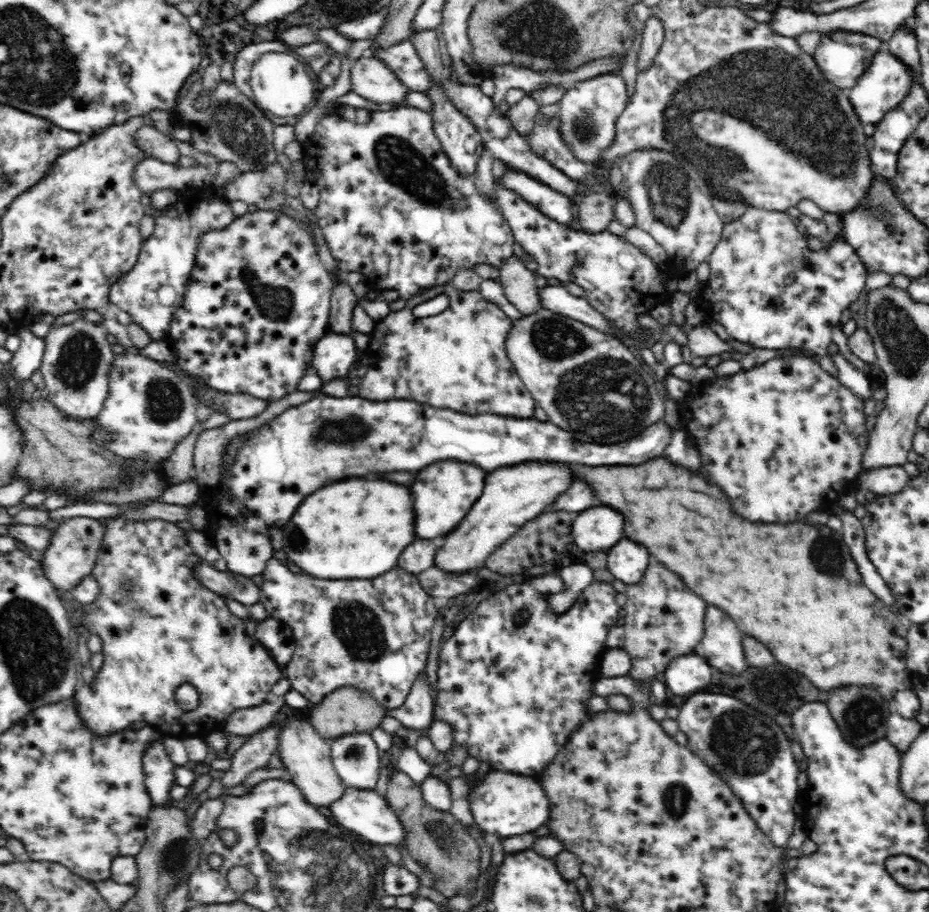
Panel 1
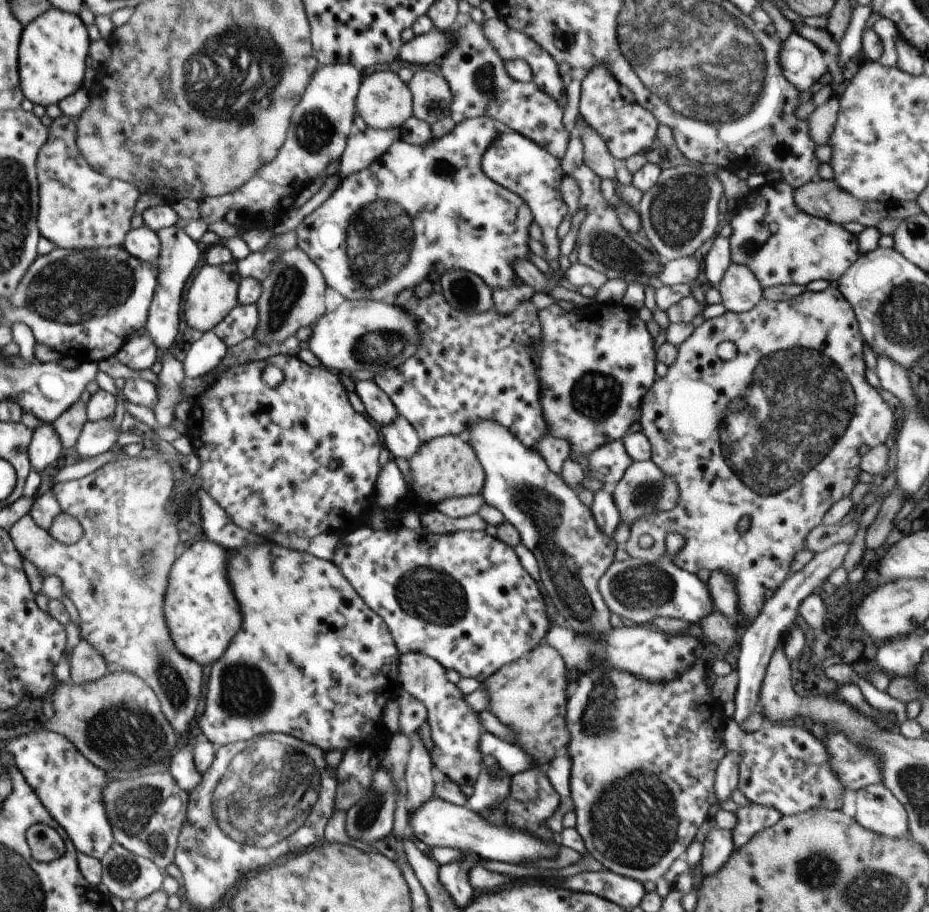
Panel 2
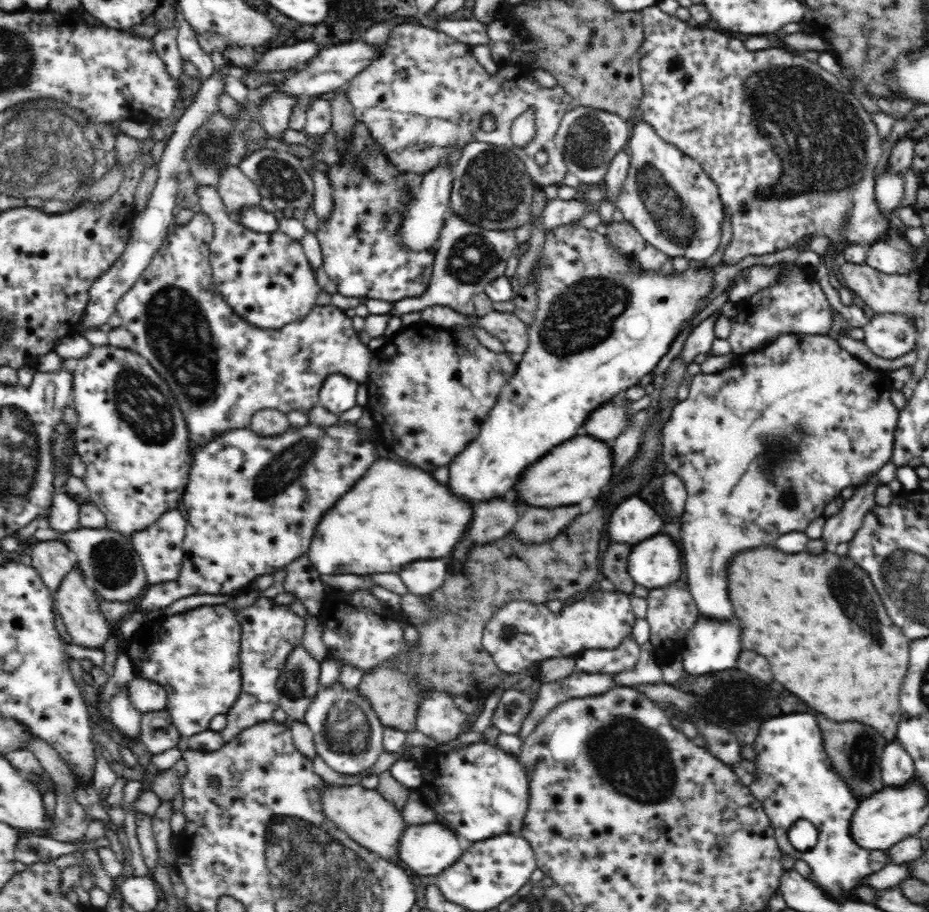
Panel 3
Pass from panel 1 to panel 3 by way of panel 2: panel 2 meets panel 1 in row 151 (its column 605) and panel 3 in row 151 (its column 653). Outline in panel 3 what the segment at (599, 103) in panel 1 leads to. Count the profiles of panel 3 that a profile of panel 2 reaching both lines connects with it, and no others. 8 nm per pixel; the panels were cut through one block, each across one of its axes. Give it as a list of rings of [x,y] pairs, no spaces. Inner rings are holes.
[[[576,106],[566,111],[563,117],[554,142],[563,154],[567,170],[573,172],[580,183],[600,185],[612,159],[627,148],[630,124],[610,111],[588,106]]]

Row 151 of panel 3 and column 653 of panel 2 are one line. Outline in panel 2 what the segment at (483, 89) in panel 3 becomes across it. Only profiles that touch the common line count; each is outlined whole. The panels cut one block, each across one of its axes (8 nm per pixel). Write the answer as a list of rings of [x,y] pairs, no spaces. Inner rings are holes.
[[[829,286],[819,292],[804,291],[800,295],[786,301],[771,301],[762,298],[748,312],[736,314],[732,311],[726,311],[722,315],[709,318],[700,324],[700,326],[697,326],[694,332],[688,337],[688,340],[680,344],[680,346],[677,346],[678,354],[676,364],[668,367],[668,374],[656,379],[656,382],[652,384],[652,388],[649,388],[648,392],[644,395],[642,404],[640,404],[639,422],[641,431],[650,440],[651,460],[656,466],[660,466],[660,470],[666,476],[670,476],[672,480],[676,480],[679,502],[676,508],[673,508],[671,511],[647,513],[640,520],[636,520],[632,524],[630,538],[628,538],[628,542],[625,544],[625,550],[629,556],[647,561],[660,560],[666,554],[666,536],[670,532],[680,534],[684,538],[684,548],[680,548],[680,552],[674,556],[674,564],[682,570],[694,574],[698,570],[706,568],[710,572],[720,570],[720,572],[732,576],[736,580],[736,594],[738,596],[739,607],[738,620],[755,620],[760,610],[763,609],[764,603],[774,596],[774,593],[778,591],[778,588],[788,578],[790,564],[792,564],[794,556],[806,548],[804,540],[806,540],[808,533],[812,528],[823,523],[824,515],[832,508],[833,504],[836,504],[836,502],[843,498],[850,497],[854,486],[860,482],[858,477],[862,469],[860,468],[861,456],[858,448],[863,444],[874,446],[886,443],[886,439],[890,436],[892,428],[894,428],[895,421],[890,406],[882,399],[877,389],[872,387],[866,380],[867,367],[864,363],[864,344],[865,342],[860,332],[858,319],[854,310],[852,310],[852,305],[844,298],[839,288],[833,286]],[[725,341],[732,342],[736,346],[736,357],[731,360],[722,360],[716,354],[717,345]],[[770,382],[776,382],[774,388],[778,388],[778,390],[794,390],[794,392],[792,394],[786,394],[786,392],[782,394],[782,392],[776,390],[776,392],[772,392],[774,396],[768,396],[768,392],[764,392],[764,388],[768,390],[770,388]],[[746,404],[748,406],[750,404],[752,406],[762,404],[764,408],[752,408],[752,416],[754,418],[752,420],[746,420]],[[746,428],[752,428],[756,432],[756,436],[746,436]],[[740,448],[752,448],[752,458],[746,460],[746,462],[740,460]],[[745,516],[751,520],[751,525],[747,532],[740,534],[736,529],[736,524]],[[644,534],[648,534],[648,536],[654,538],[654,545],[651,548],[642,548],[640,546],[640,536],[644,536]]]

